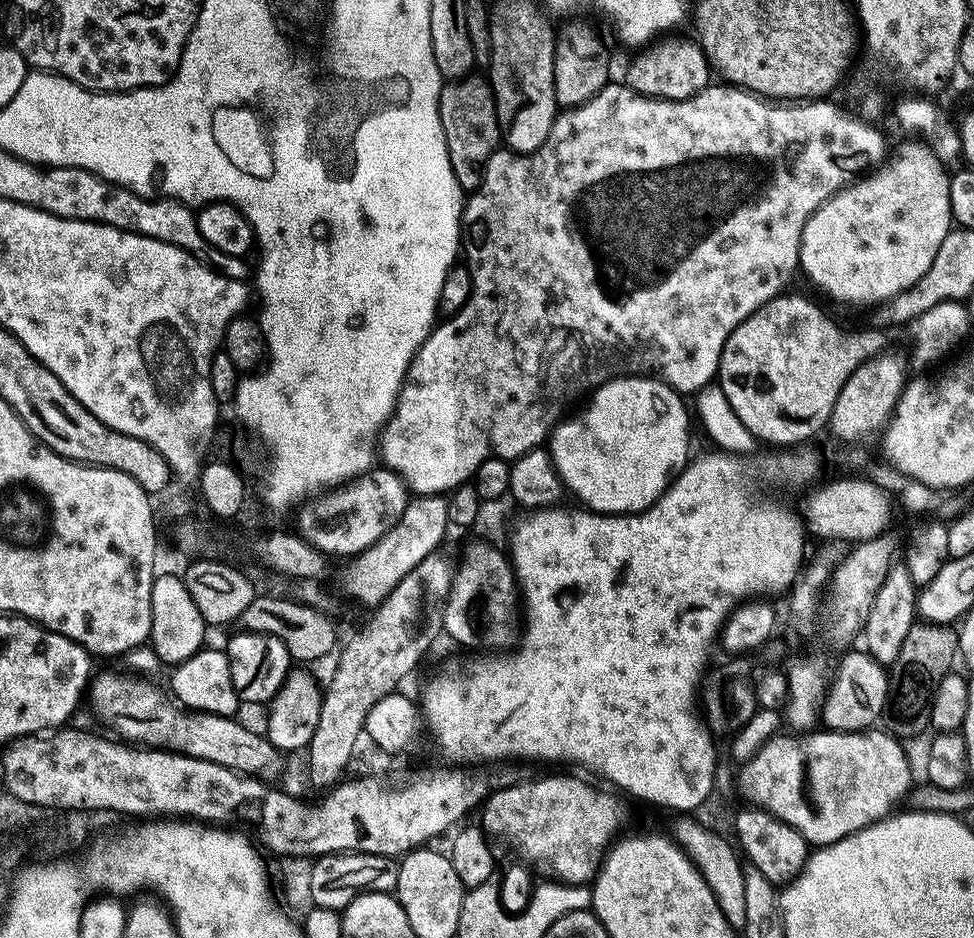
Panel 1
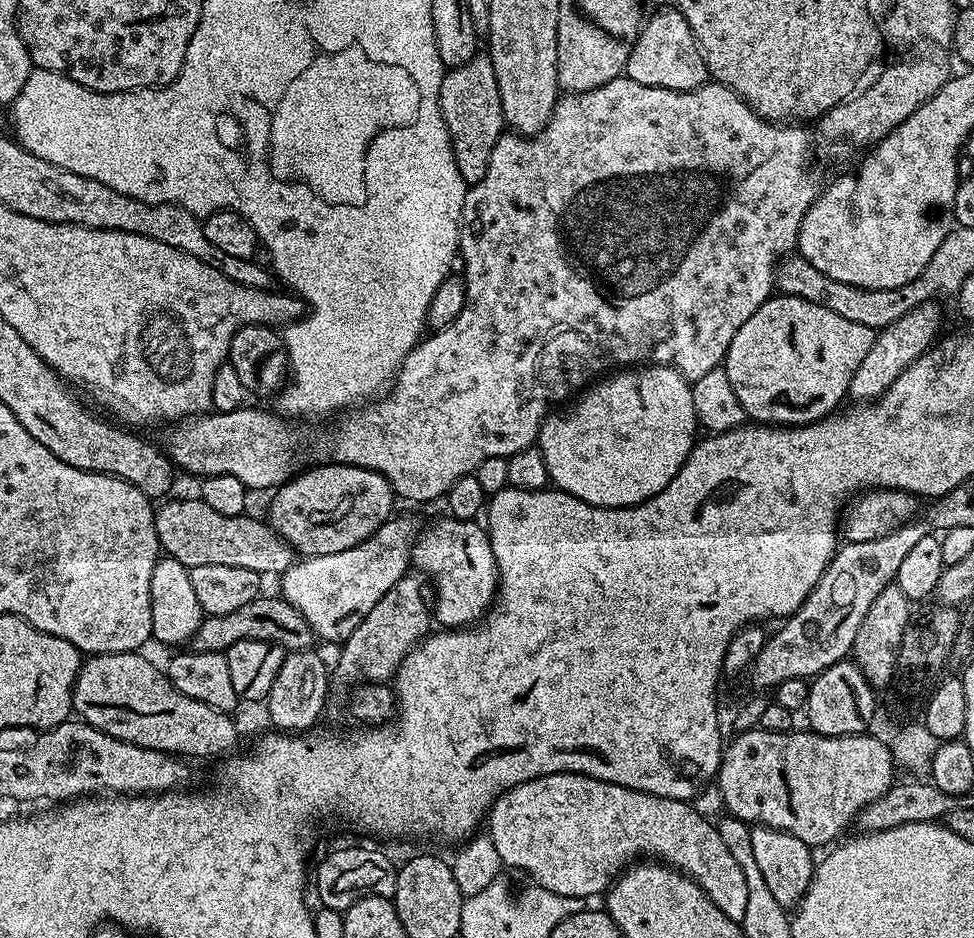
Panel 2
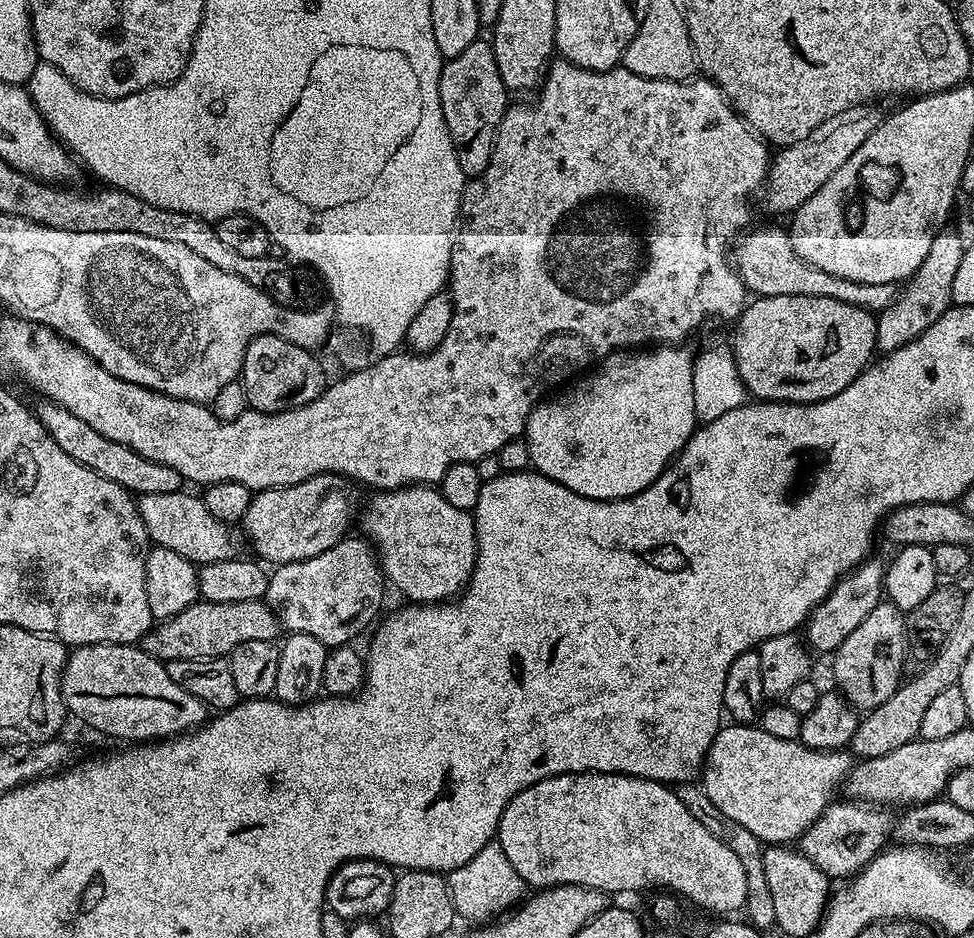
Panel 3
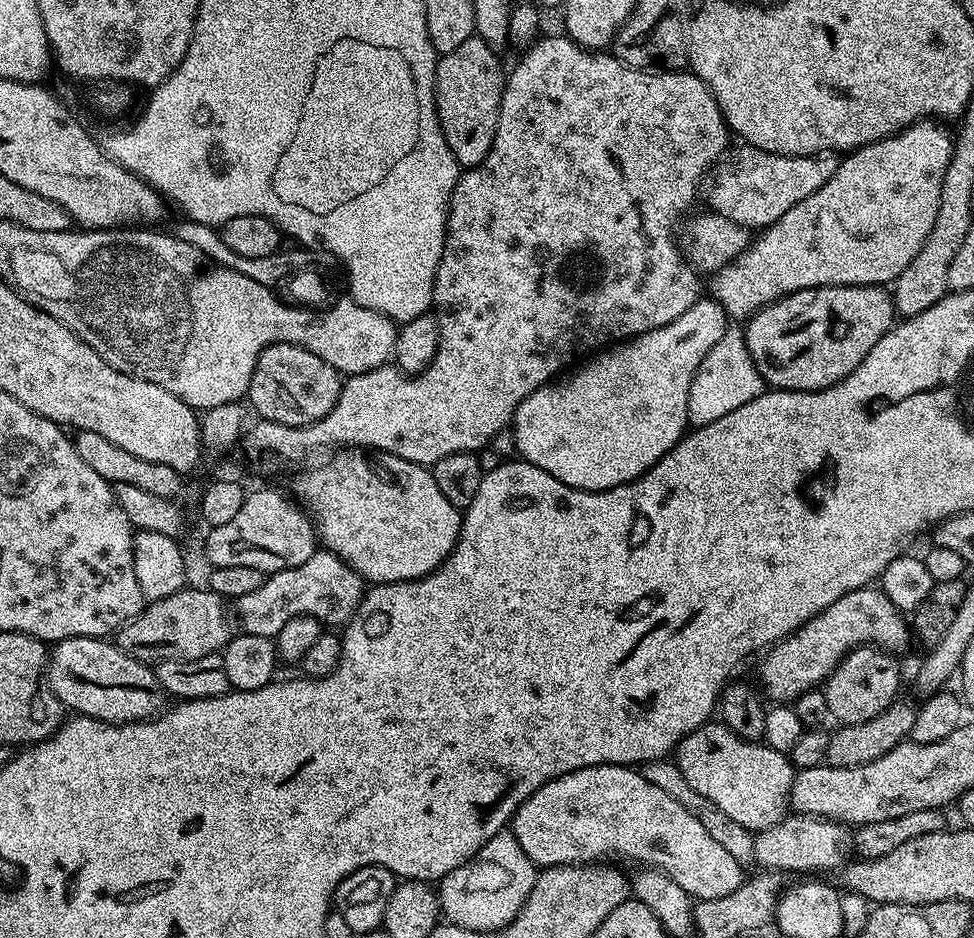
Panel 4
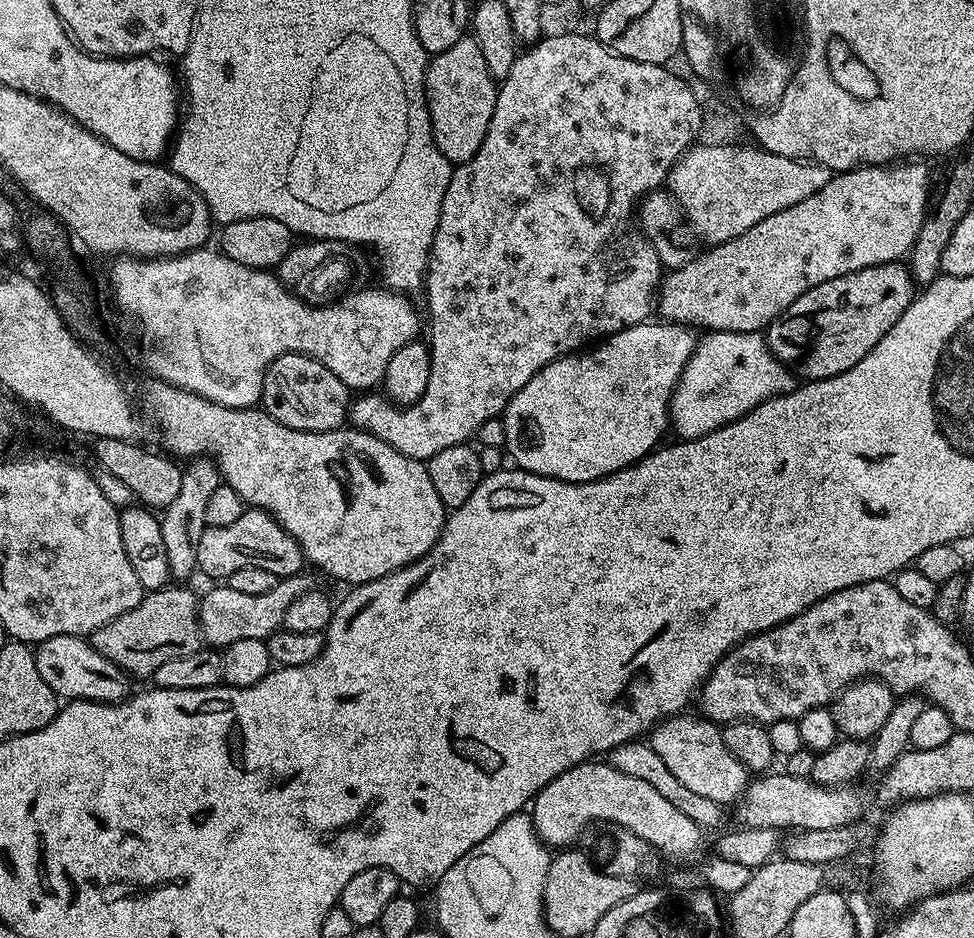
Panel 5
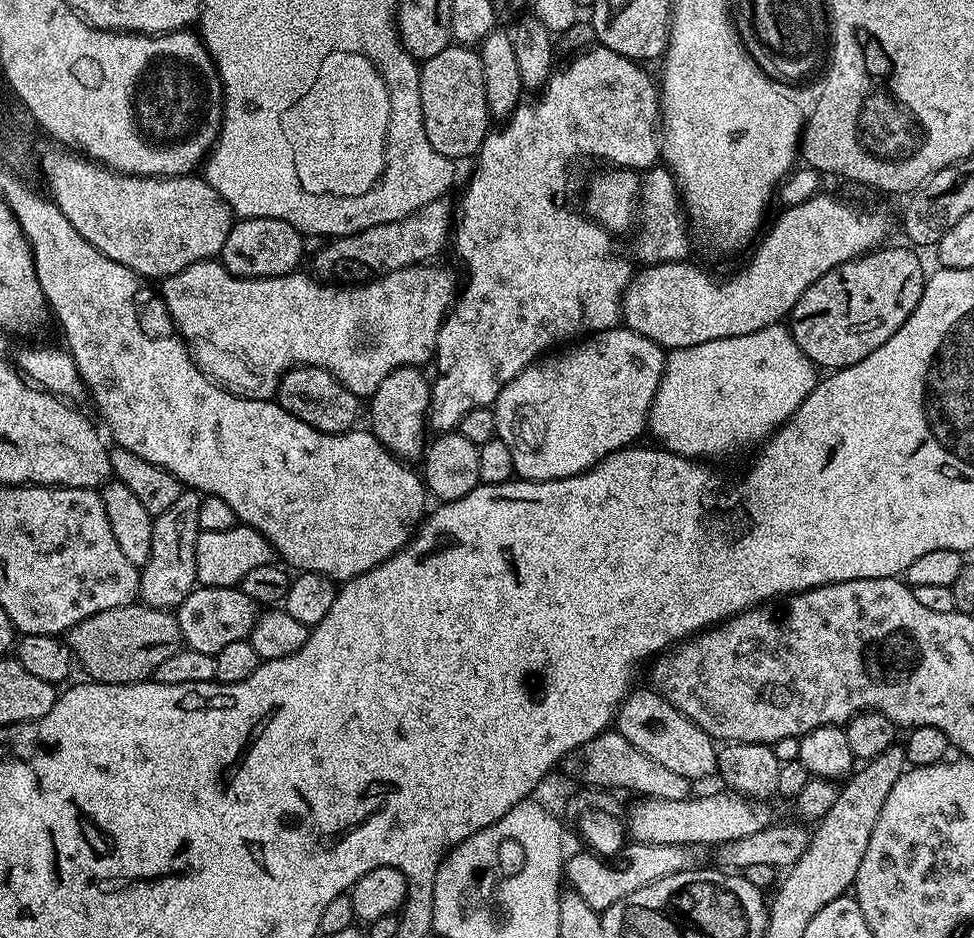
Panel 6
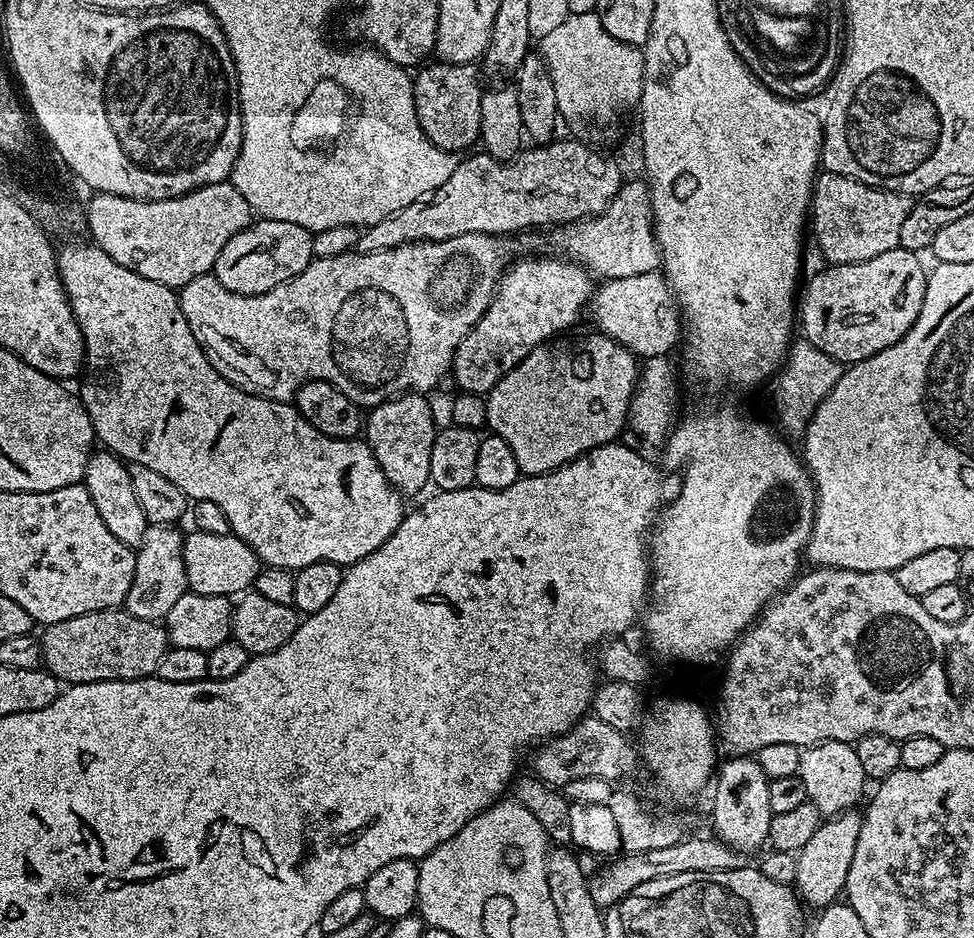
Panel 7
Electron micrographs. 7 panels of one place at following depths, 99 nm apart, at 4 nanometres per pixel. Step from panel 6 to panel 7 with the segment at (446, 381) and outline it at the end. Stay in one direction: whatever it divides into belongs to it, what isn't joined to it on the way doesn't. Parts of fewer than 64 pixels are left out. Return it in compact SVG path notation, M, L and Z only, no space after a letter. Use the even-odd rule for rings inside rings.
M532 256L529 260L520 260L517 264L509 263L505 267L496 294L492 298L492 305L482 314L479 322L473 326L462 338L452 356L450 369L451 379L456 379L460 392L474 392L487 394L526 354L530 354L538 345L559 337L588 307L594 291L594 280L588 269L567 258L555 260L552 256Z

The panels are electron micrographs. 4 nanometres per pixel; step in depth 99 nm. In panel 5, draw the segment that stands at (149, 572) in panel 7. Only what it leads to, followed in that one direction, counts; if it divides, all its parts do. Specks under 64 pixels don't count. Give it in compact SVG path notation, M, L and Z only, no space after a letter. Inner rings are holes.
M192 458L183 465L182 487L178 489L178 498L170 506L162 509L159 517L162 530L162 542L166 545L166 562L170 562L171 579L184 582L191 572L197 571L198 538L202 538L206 527L206 498L213 490L218 490L222 482L219 468L208 458Z

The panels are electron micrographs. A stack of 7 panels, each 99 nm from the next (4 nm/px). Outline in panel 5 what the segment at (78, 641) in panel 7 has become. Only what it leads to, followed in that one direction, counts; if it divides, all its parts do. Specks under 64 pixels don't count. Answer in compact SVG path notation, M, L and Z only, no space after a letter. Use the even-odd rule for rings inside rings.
M165 586L156 592L148 592L144 599L138 602L138 606L134 606L134 610L118 614L118 618L106 622L106 626L90 633L94 650L132 678L150 678L154 670L158 670L158 666L165 662L199 652L202 637L198 596L184 587L188 586Z

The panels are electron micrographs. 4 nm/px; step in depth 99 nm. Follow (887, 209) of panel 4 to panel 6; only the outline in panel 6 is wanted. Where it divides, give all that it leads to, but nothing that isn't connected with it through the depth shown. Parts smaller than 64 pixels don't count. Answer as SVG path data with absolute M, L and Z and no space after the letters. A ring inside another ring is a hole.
M817 194L806 202L785 207L784 213L772 225L767 225L768 233L766 228L763 235L755 241L748 261L733 276L724 276L719 280L706 269L683 260L641 267L641 272L639 269L628 283L624 301L620 303L623 327L642 334L642 338L650 338L650 342L654 342L659 348L671 350L698 346L702 342L718 338L754 334L766 326L781 323L791 313L798 298L802 298L804 291L814 286L814 282L818 282L822 274L856 259L857 256L863 256L866 252L875 252L892 232L892 220L882 209L855 208L836 196L824 195Z

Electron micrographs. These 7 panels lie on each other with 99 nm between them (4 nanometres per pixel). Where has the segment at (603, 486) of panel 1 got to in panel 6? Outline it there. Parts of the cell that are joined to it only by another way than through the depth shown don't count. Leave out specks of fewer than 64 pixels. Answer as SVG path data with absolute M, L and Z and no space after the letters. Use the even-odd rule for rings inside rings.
M623 326L585 335L564 347L556 350L561 352L541 355L525 366L498 394L494 405L496 435L510 446L514 473L521 480L565 480L576 476L611 452L635 445L646 432L648 411L664 373L665 349Z

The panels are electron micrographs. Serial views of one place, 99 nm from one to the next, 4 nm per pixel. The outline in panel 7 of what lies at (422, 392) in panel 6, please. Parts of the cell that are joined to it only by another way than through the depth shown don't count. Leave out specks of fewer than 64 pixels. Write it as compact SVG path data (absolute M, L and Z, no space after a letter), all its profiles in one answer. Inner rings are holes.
M401 394L382 402L371 409L366 416L366 443L371 448L374 458L378 458L378 466L382 466L382 474L397 492L420 492L430 484L430 450L434 450L434 438L438 431L438 423L432 417L432 408L428 405L429 397L424 394Z

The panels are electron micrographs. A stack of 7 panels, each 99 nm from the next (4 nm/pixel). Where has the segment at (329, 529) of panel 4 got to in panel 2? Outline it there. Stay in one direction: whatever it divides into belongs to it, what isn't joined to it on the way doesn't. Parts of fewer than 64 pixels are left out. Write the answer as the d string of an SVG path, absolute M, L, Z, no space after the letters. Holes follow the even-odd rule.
M445 515L444 520L436 520L428 529L421 531L412 546L411 563L417 573L423 574L436 587L436 604L434 600L434 620L445 629L467 628L484 619L498 591L498 573L492 543L488 529L476 520L455 520Z

